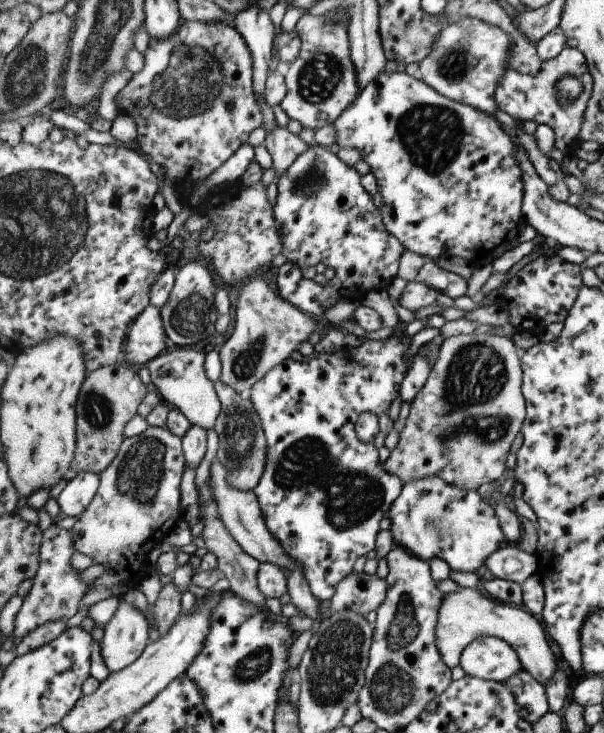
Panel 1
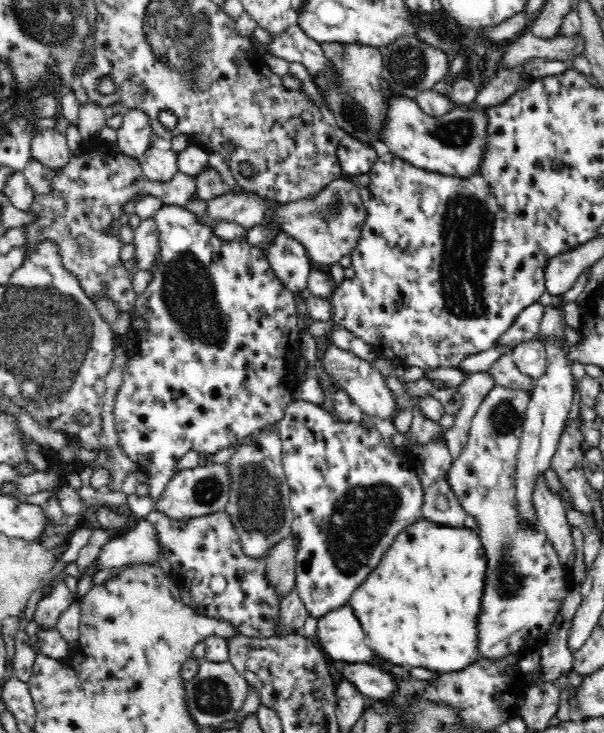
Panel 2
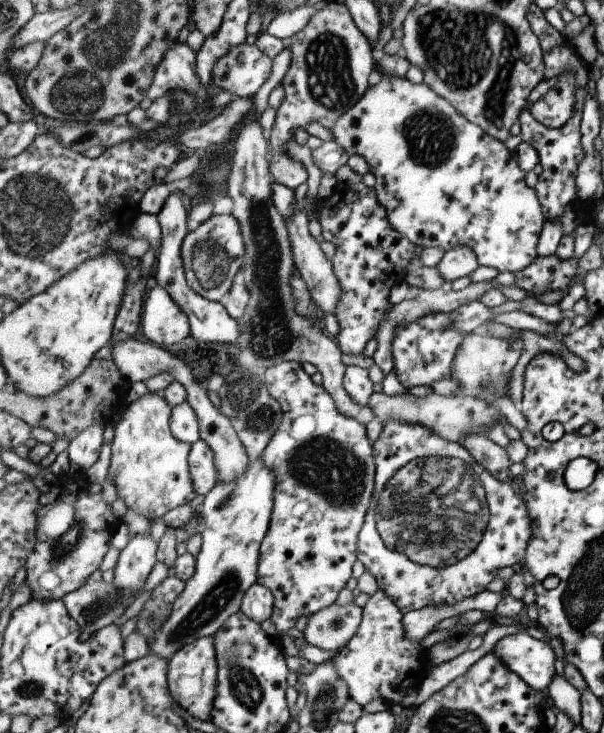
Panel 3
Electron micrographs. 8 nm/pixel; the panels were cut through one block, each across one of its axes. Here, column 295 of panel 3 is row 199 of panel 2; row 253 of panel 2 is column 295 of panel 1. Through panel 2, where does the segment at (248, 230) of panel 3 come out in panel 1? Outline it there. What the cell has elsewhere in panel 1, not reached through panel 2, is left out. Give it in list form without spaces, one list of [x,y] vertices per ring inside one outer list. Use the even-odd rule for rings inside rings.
[[[263,272],[253,276],[238,294],[234,331],[220,348],[223,364],[220,379],[239,394],[249,395],[265,374],[283,364],[313,332],[318,332],[317,319],[285,300],[278,289],[273,290]]]

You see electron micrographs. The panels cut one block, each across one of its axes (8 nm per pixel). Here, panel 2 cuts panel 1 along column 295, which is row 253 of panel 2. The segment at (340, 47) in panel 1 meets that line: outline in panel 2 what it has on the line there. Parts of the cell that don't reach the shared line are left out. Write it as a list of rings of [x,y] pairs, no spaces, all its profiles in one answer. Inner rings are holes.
[[[100,141],[88,145],[84,145],[82,153],[79,155],[72,154],[70,162],[65,169],[54,172],[47,169],[47,176],[51,180],[52,192],[47,195],[36,195],[34,202],[30,207],[30,211],[35,212],[39,216],[32,224],[23,225],[24,231],[27,232],[28,246],[26,256],[32,252],[35,245],[44,238],[53,239],[60,247],[62,262],[66,270],[72,271],[78,276],[81,287],[89,297],[96,301],[98,294],[107,294],[115,300],[116,306],[124,311],[132,310],[134,303],[137,301],[137,292],[133,289],[131,274],[126,270],[123,261],[120,259],[120,250],[122,250],[122,241],[117,235],[109,233],[112,224],[120,218],[123,208],[128,200],[144,194],[144,196],[154,196],[159,198],[164,205],[186,206],[186,202],[190,200],[190,196],[194,194],[196,188],[196,177],[184,174],[178,171],[174,178],[166,182],[150,180],[141,167],[140,160],[130,158],[120,151],[115,150],[114,145],[106,144]]]

